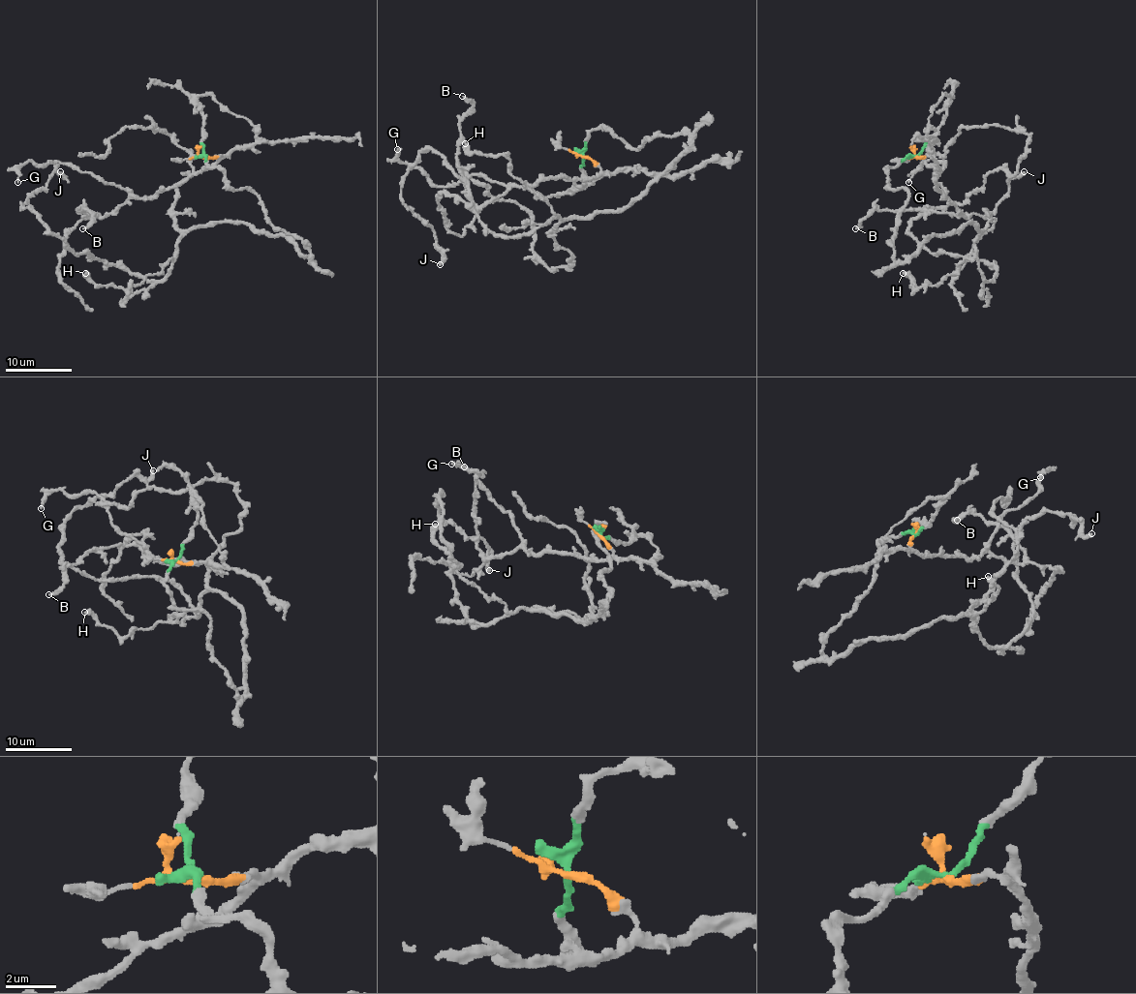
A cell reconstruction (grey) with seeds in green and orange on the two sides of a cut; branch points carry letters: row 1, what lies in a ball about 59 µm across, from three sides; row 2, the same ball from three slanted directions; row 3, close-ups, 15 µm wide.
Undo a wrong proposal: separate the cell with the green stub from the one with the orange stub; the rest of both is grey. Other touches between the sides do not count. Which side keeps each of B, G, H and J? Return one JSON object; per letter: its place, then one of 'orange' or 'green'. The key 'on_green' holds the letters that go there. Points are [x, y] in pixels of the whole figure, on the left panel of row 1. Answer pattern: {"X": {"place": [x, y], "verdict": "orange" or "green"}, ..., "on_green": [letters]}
{"B": {"place": [82, 228], "verdict": "orange"}, "G": {"place": [17, 182], "verdict": "orange"}, "H": {"place": [85, 273], "verdict": "green"}, "J": {"place": [60, 171], "verdict": "green"}, "on_green": ["H", "J"]}

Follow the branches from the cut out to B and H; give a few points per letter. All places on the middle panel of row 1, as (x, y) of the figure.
B: (582, 157), (600, 168), (594, 177), (540, 178), (477, 206), (456, 157), (459, 119), (471, 104), (463, 96)
H: (582, 157), (598, 129), (635, 149), (690, 135), (627, 205), (563, 218), (509, 161), (465, 143)

